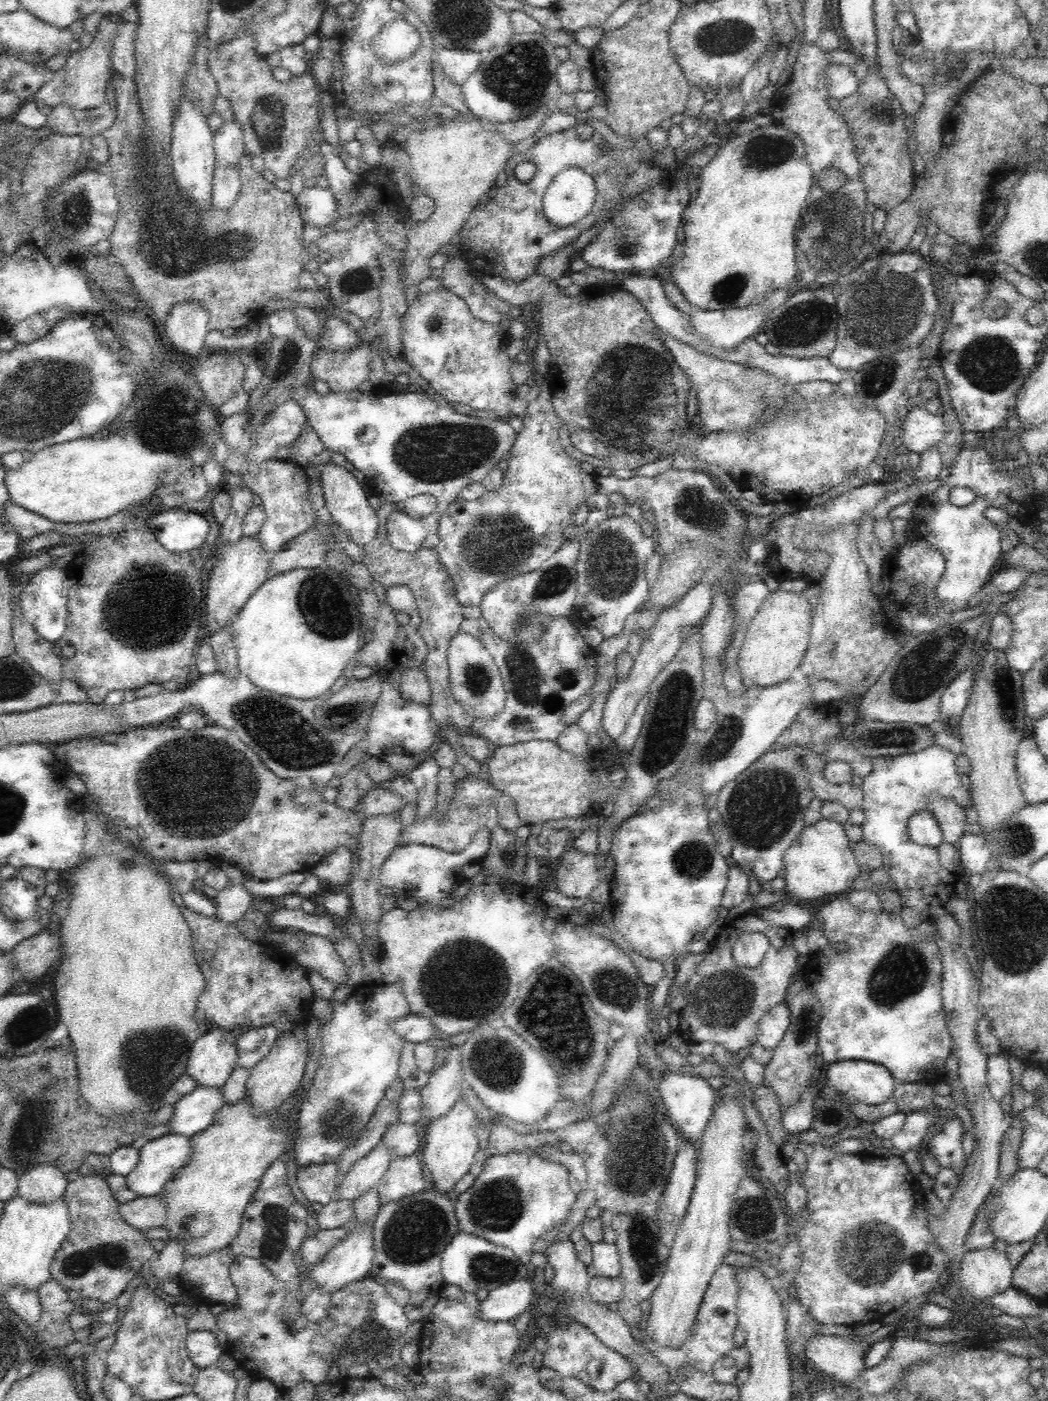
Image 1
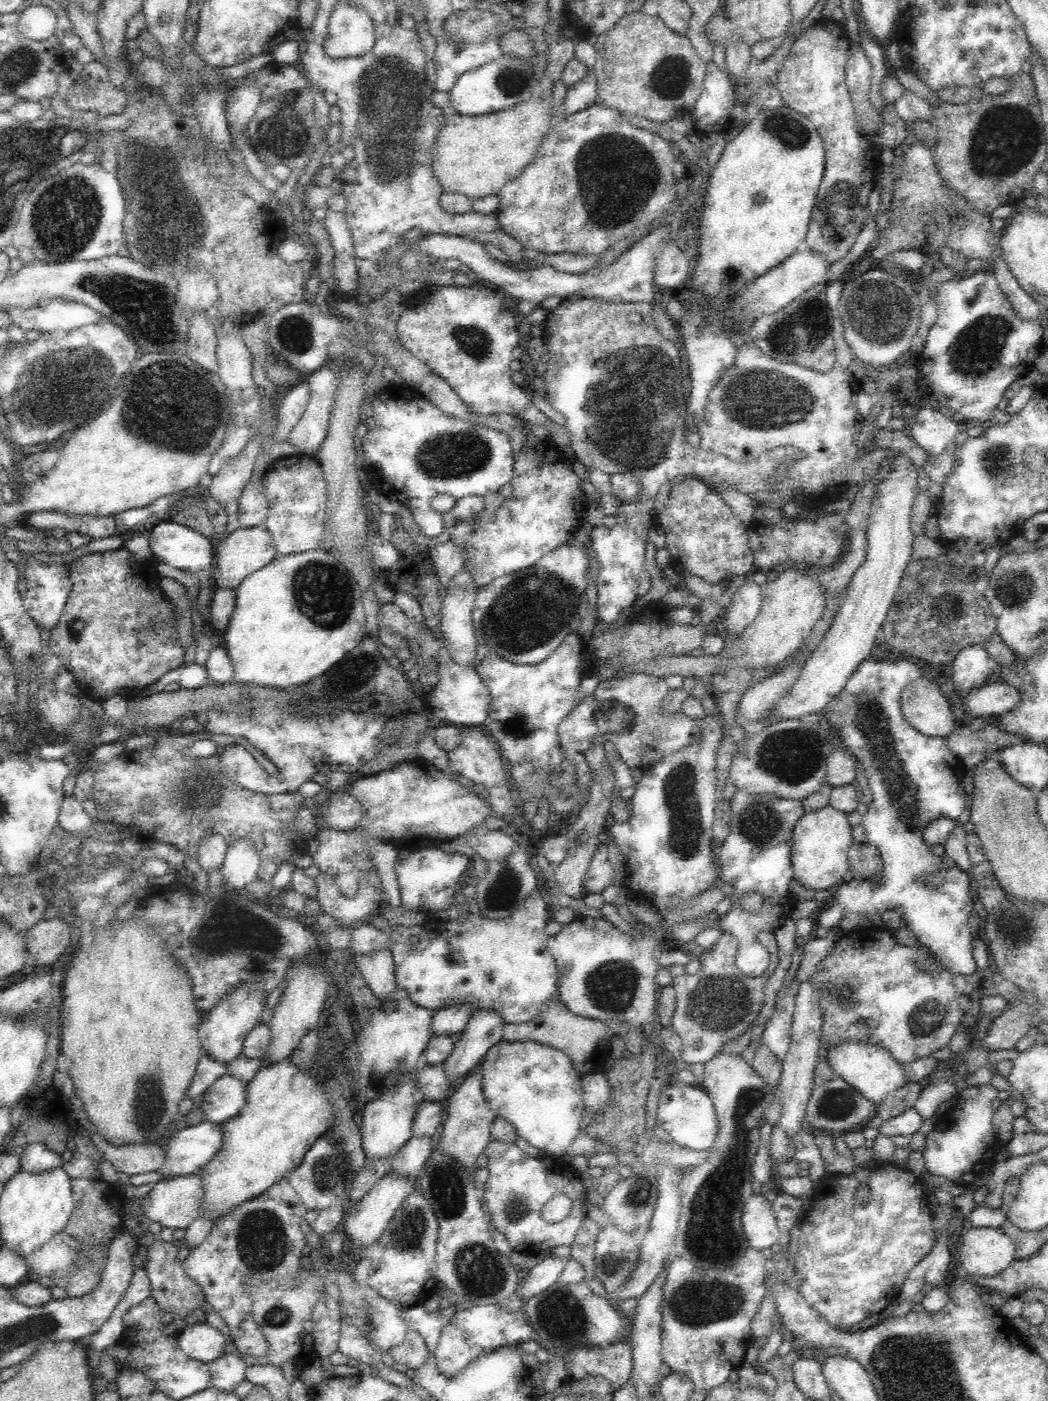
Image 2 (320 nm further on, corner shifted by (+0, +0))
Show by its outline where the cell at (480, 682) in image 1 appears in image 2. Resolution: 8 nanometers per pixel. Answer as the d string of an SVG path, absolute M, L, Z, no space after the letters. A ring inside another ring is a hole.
M468 569L461 570L459 575L456 575L451 582L451 585L446 588L446 597L443 598L441 604L441 636L440 640L449 650L450 657L454 662L467 668L476 668L478 664L478 640L474 633L473 607L479 588L472 579L472 573Z

